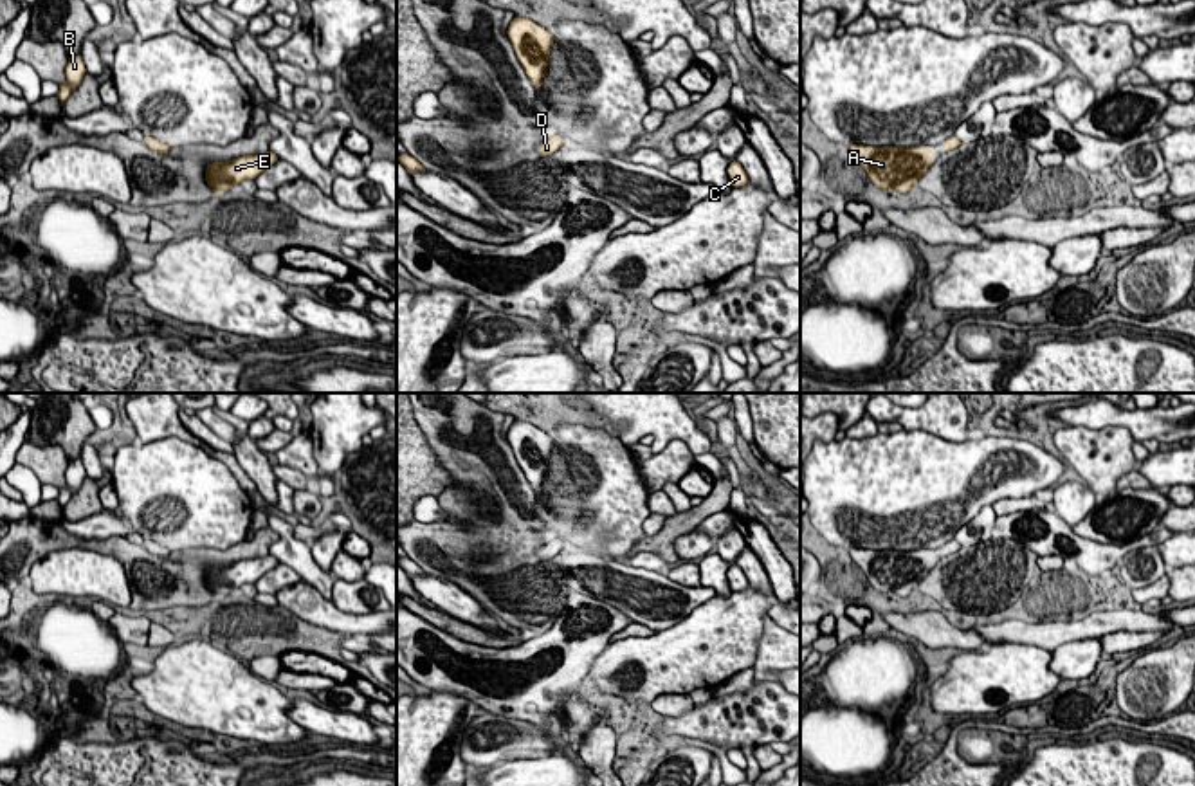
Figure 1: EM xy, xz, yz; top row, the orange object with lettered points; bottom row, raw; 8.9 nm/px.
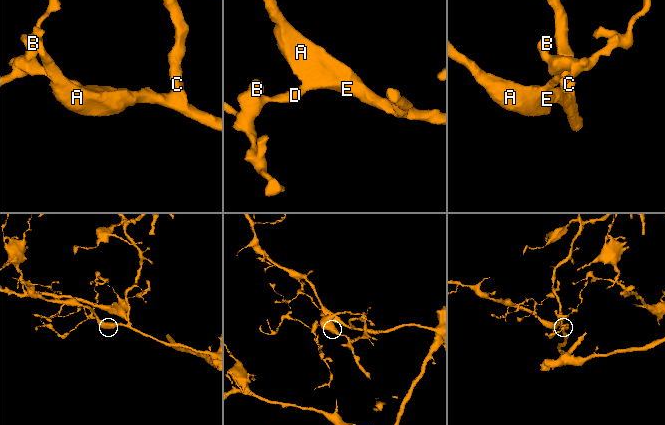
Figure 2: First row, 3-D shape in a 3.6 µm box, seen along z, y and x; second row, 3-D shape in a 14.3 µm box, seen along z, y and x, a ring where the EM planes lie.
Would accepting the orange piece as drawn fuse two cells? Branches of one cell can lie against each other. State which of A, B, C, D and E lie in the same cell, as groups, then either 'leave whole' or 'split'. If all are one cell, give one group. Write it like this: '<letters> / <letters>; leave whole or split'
A B C D E; leave whole

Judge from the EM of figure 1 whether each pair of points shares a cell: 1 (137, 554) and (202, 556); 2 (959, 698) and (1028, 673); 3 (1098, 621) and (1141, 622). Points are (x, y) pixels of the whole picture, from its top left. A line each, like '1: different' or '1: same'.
1: same
2: same
3: same

